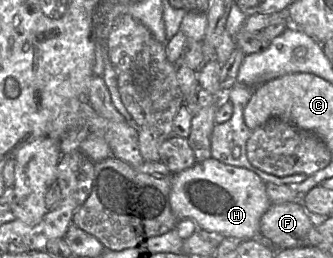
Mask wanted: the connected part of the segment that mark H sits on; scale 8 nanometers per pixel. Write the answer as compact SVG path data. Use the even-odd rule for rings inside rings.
M213 157L196 162L193 166L173 174L170 203L177 219L191 218L198 228L215 231L223 236L241 239L257 238L260 235L260 220L272 201L266 192L266 182L256 173L243 167L225 164Z

